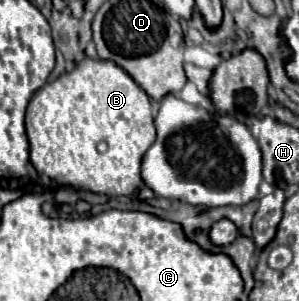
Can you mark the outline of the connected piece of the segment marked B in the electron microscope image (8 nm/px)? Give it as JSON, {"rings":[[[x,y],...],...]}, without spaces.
{"rings":[[[90,57],[34,93],[26,111],[26,133],[30,141],[30,159],[46,189],[74,187],[100,195],[132,195],[138,189],[142,183],[142,157],[156,137],[150,97],[142,87],[116,63]]]}

